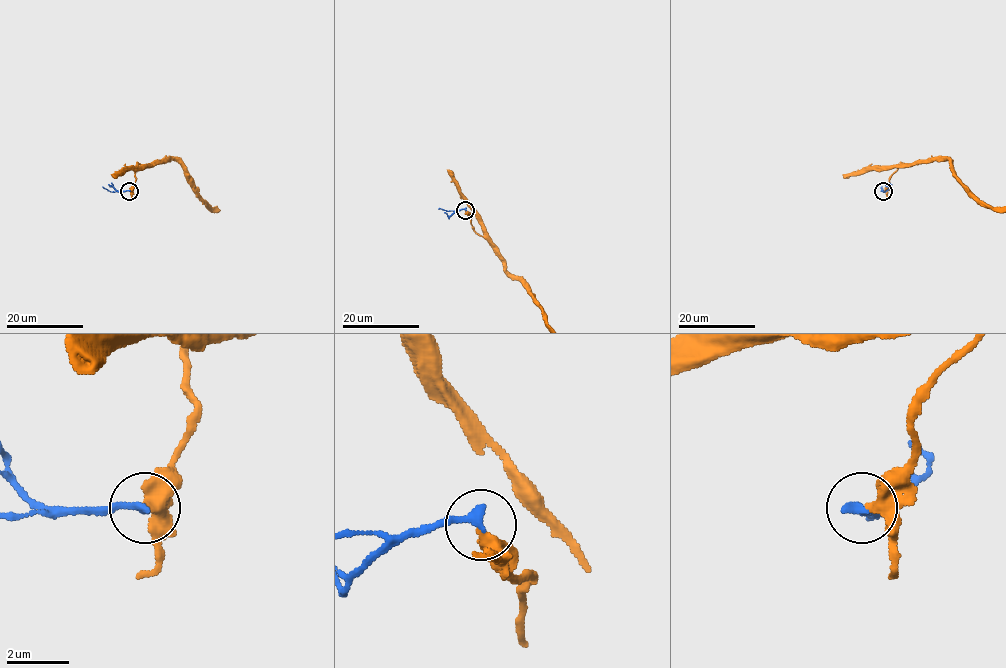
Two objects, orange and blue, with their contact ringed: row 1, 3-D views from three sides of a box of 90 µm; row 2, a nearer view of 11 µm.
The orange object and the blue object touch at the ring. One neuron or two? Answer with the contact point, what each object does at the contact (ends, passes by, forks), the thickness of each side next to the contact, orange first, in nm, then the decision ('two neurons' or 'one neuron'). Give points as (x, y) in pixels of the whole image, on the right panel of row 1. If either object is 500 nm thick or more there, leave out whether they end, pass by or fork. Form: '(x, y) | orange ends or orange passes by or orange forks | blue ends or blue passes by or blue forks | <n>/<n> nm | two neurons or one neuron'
(883, 191) | orange ends | blue ends | 440/320 nm | two neurons

